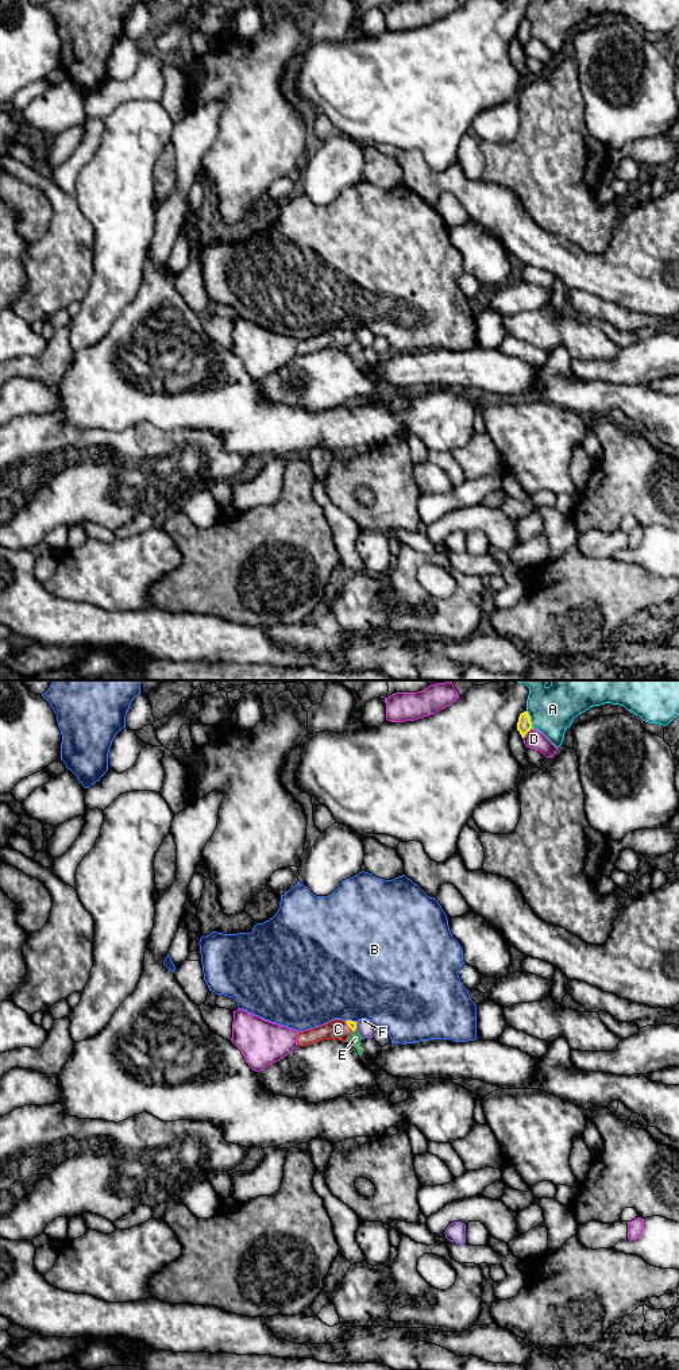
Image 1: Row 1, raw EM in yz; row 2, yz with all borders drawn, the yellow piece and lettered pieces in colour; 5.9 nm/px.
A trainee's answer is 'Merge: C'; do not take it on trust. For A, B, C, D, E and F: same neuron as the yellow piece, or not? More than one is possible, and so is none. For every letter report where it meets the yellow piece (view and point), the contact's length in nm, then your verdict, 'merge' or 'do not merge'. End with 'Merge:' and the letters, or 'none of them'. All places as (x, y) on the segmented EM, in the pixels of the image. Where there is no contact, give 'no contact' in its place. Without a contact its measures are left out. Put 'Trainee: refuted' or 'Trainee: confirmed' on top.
Trainee: confirmed
A: contact yz (529, 720); length 120 nm; do not merge
B: contact yz (351, 1021); length 70 nm; do not merge
C: contact yz (348, 1026); length 80 nm; merge
D: contact yz (527, 732); length 90 nm; do not merge
E: contact yz (354, 1030); length 30 nm; do not merge
F: contact yz (355, 1026); length 50 nm; do not merge
Merge: C

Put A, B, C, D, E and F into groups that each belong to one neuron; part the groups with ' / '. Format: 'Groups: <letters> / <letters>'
Groups: A / B / C / D / E / F

